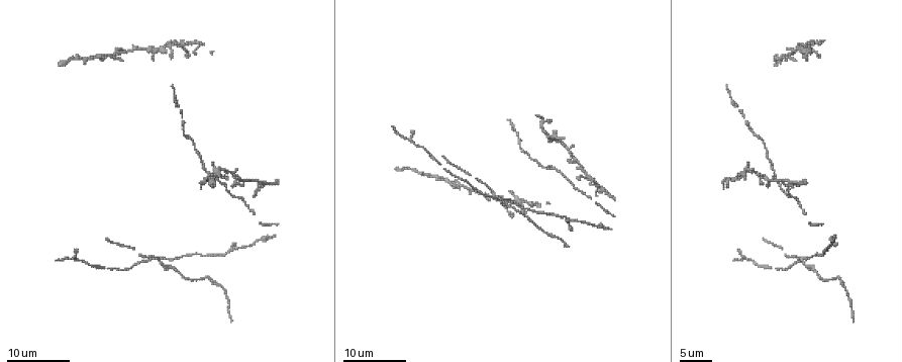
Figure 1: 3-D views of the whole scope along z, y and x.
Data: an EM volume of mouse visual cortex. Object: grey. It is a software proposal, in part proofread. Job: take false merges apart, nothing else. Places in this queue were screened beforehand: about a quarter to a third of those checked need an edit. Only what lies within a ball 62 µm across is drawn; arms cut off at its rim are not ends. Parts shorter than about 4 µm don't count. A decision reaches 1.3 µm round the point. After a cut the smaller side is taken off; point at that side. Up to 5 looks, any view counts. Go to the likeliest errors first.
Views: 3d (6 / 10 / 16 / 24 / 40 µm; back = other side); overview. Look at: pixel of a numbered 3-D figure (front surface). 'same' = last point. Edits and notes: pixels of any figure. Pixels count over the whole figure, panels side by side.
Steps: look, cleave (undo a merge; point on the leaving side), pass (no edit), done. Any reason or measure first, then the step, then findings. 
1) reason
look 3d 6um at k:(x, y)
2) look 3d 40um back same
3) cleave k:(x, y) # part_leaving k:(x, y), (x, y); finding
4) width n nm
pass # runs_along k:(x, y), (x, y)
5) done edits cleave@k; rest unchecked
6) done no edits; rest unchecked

four or more arms meet
look 3d 16um at 1:(158, 259)

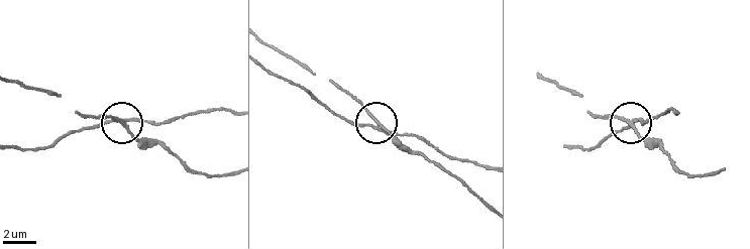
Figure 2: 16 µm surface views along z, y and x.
look 3d 10um at 2:(378, 125)

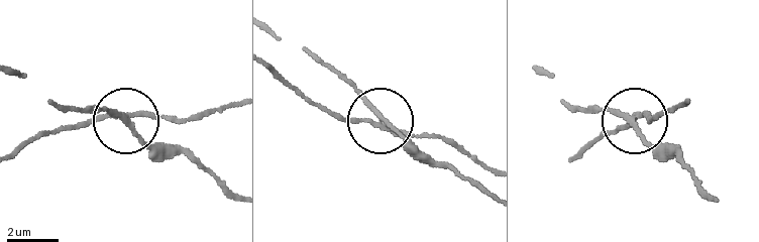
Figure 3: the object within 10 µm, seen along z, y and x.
side_arm 21 um; arms 4
pass # all the same cell

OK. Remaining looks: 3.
three arms meet
look 3d 24um at 1:(799, 203)

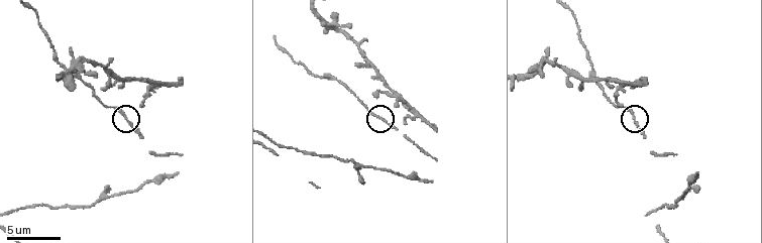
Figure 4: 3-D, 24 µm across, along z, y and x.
look 3d 6um at 4:(125, 117)

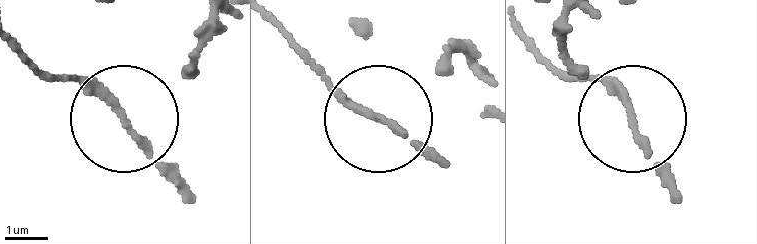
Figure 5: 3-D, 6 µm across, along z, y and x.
arms 3
pass # runs_along 5:(540, 47), (631, 116), (565, 62); all the same cell

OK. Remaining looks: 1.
done no edits; rest unchecked

